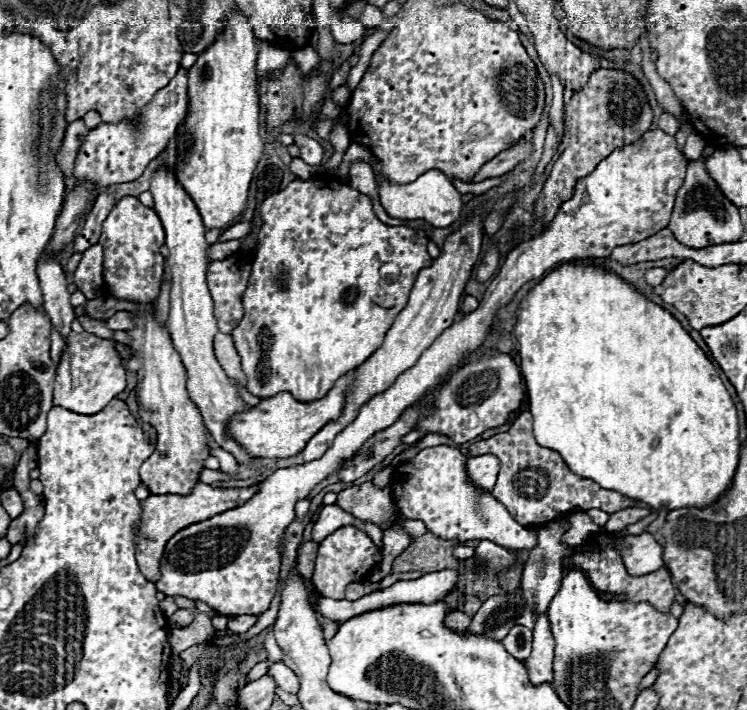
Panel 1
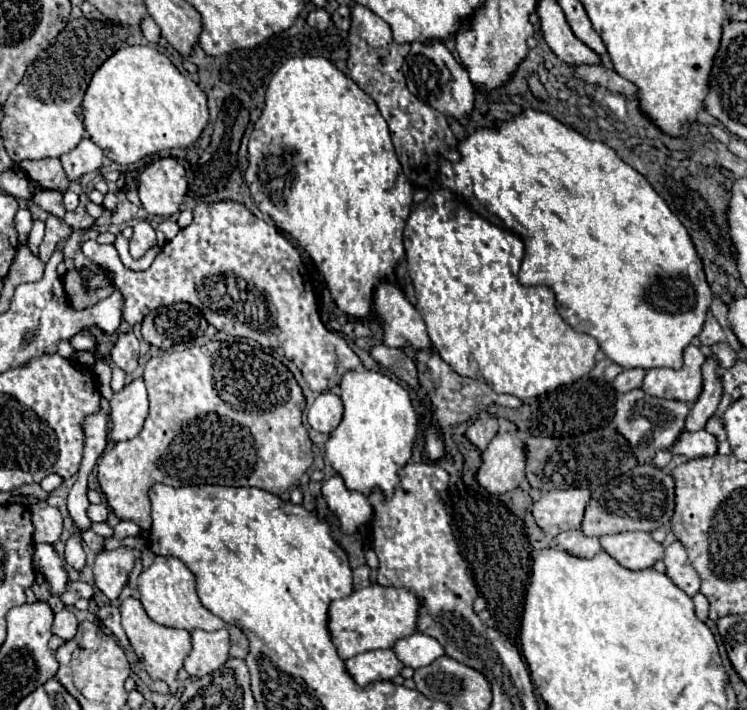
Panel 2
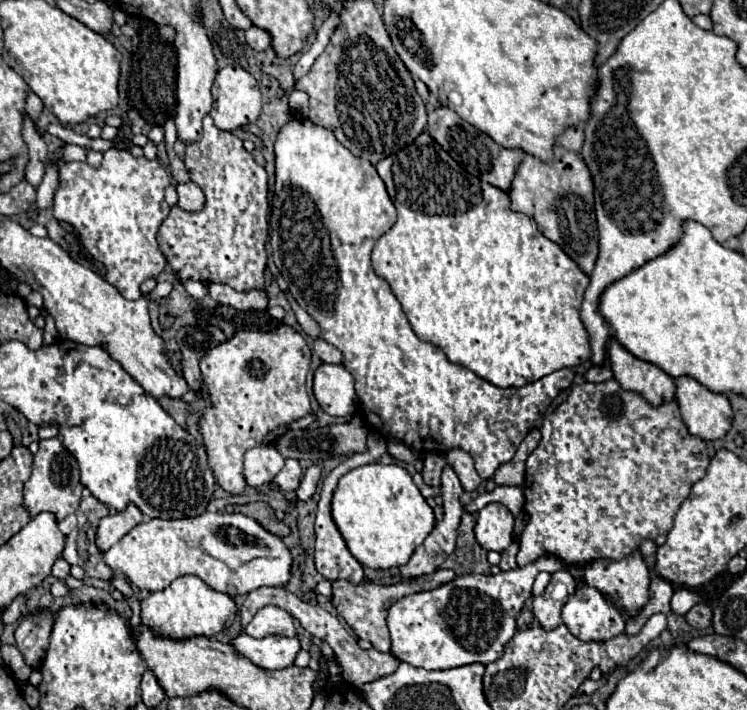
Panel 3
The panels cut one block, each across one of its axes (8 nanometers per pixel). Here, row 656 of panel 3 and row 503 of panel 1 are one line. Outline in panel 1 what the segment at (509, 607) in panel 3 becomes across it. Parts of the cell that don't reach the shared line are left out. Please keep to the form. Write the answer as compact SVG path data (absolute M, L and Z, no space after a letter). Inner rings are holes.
M432 446L410 462L400 464L392 474L392 494L398 512L412 520L422 520L430 532L444 540L492 540L508 550L532 550L536 532L520 526L506 508L490 494L478 492L466 474L466 458L458 448Z

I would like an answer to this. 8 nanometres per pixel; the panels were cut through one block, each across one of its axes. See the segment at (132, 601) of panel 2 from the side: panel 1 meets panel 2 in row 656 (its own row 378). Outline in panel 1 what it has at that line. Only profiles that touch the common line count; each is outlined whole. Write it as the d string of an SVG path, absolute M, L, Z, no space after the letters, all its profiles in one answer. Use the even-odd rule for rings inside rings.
M134 312L134 316L136 328L128 330L128 334L132 336L132 344L128 348L134 352L134 356L144 358L142 370L138 370L136 396L144 410L152 410L146 414L144 420L150 422L158 432L156 450L140 466L140 478L152 494L188 494L198 482L198 474L204 468L204 460L210 456L204 432L206 428L196 404L188 396L186 370L170 342L166 326L156 324L154 312ZM140 338L144 338L142 344Z

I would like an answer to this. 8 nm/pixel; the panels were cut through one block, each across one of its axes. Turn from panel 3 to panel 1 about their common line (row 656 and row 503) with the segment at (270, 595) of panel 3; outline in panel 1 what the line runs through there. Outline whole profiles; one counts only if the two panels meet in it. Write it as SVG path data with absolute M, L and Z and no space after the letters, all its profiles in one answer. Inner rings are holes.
M364 482L360 486L342 490L336 504L354 518L376 524L382 530L388 530L398 518L396 502L392 500L392 488L378 488L374 482Z

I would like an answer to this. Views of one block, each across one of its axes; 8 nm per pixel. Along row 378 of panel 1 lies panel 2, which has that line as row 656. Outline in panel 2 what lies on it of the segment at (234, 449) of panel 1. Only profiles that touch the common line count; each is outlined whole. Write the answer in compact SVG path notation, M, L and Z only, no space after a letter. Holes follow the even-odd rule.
M194 630L192 632L192 652L184 660L184 670L190 676L202 678L206 674L212 674L218 670L228 658L230 646L228 646L228 630Z

